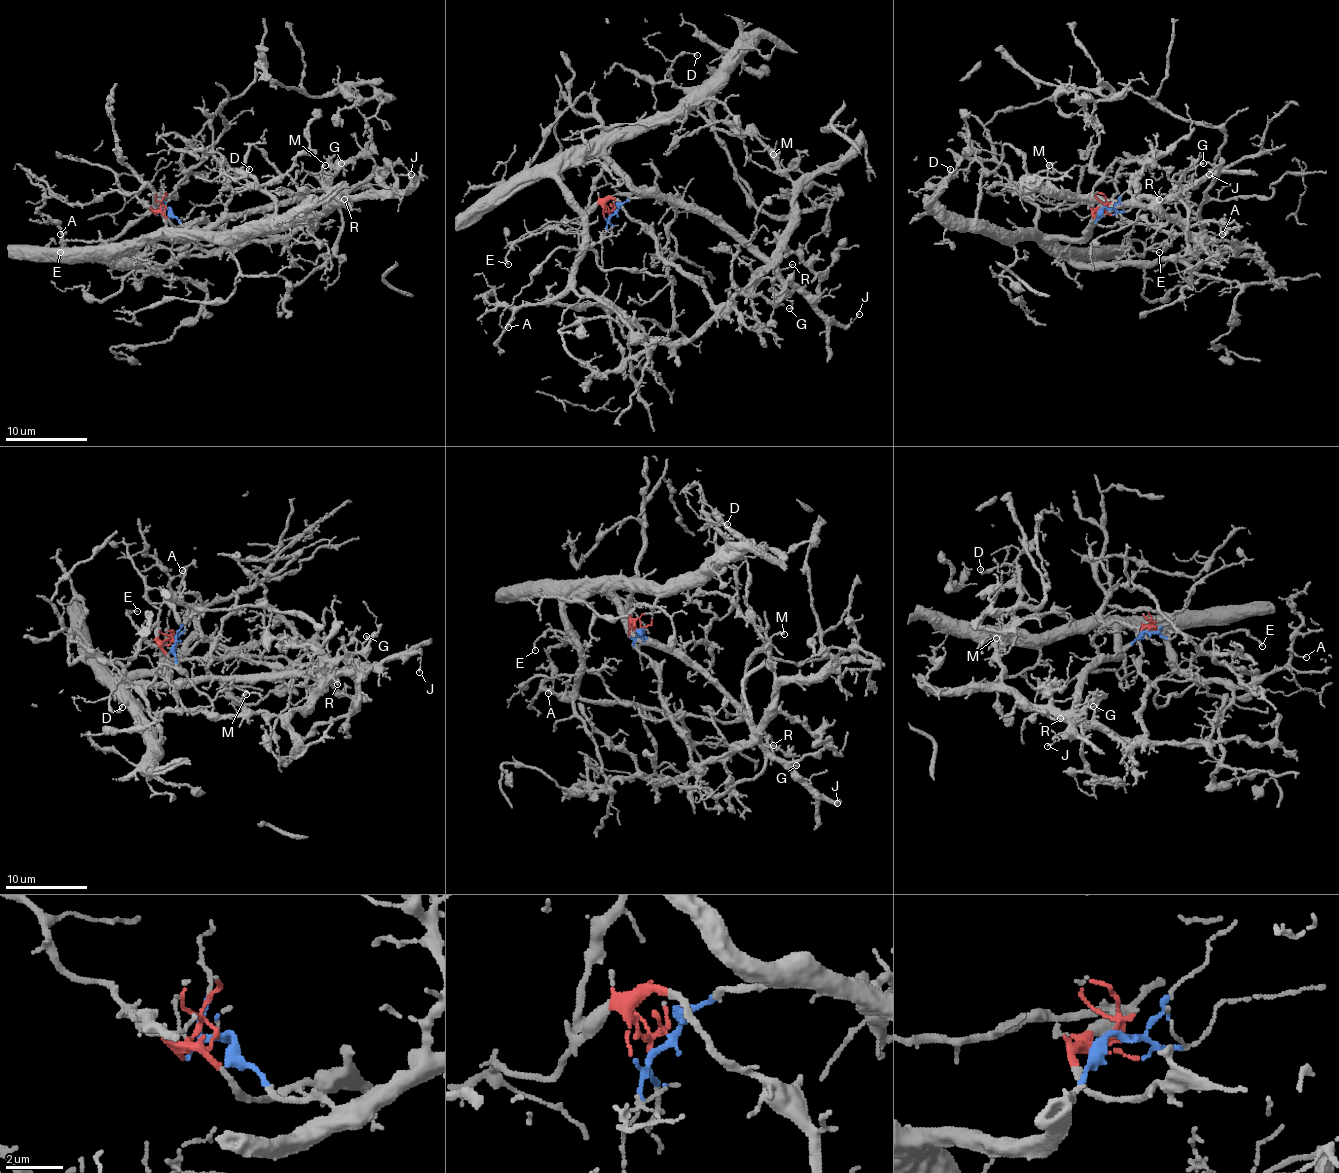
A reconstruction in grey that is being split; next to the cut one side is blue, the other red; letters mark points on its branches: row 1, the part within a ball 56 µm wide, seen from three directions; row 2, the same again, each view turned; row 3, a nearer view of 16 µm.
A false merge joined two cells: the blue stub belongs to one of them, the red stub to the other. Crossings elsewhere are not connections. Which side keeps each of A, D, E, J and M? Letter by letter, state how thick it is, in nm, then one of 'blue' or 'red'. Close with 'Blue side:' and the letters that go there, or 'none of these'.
A: 90 nm thick; blue
D: 110 nm thick; blue
E: 130 nm thick; blue
J: 90 nm thick; blue
M: 200 nm thick; red
Blue side: A, D, E, J

